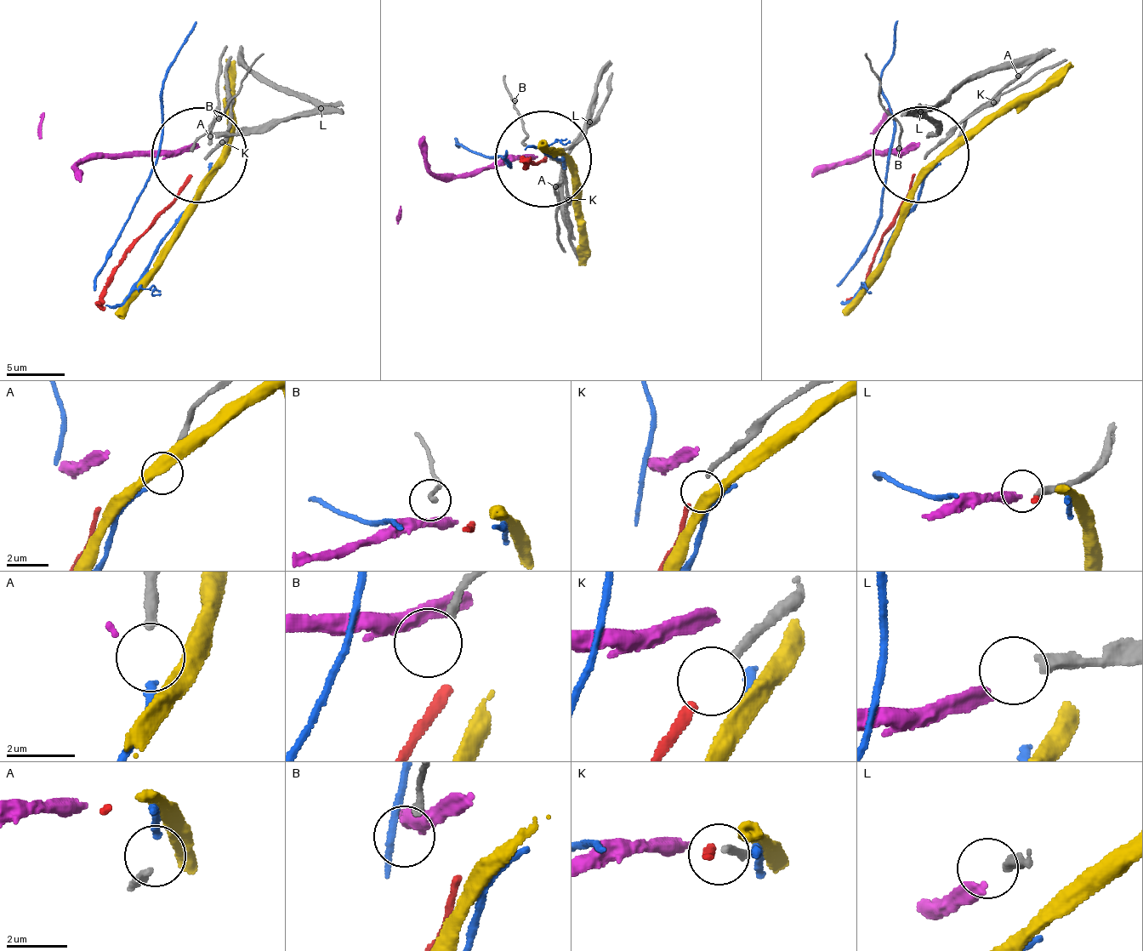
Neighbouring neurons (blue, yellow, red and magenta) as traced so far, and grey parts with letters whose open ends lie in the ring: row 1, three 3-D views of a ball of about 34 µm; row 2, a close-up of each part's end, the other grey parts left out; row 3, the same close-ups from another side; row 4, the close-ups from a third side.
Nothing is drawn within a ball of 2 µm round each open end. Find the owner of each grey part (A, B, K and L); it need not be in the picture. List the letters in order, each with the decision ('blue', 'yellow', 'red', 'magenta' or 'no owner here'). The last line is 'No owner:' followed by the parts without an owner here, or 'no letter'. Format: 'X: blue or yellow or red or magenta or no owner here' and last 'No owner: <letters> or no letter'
A: blue
B: no owner here
K: red
L: magenta
No owner: B

